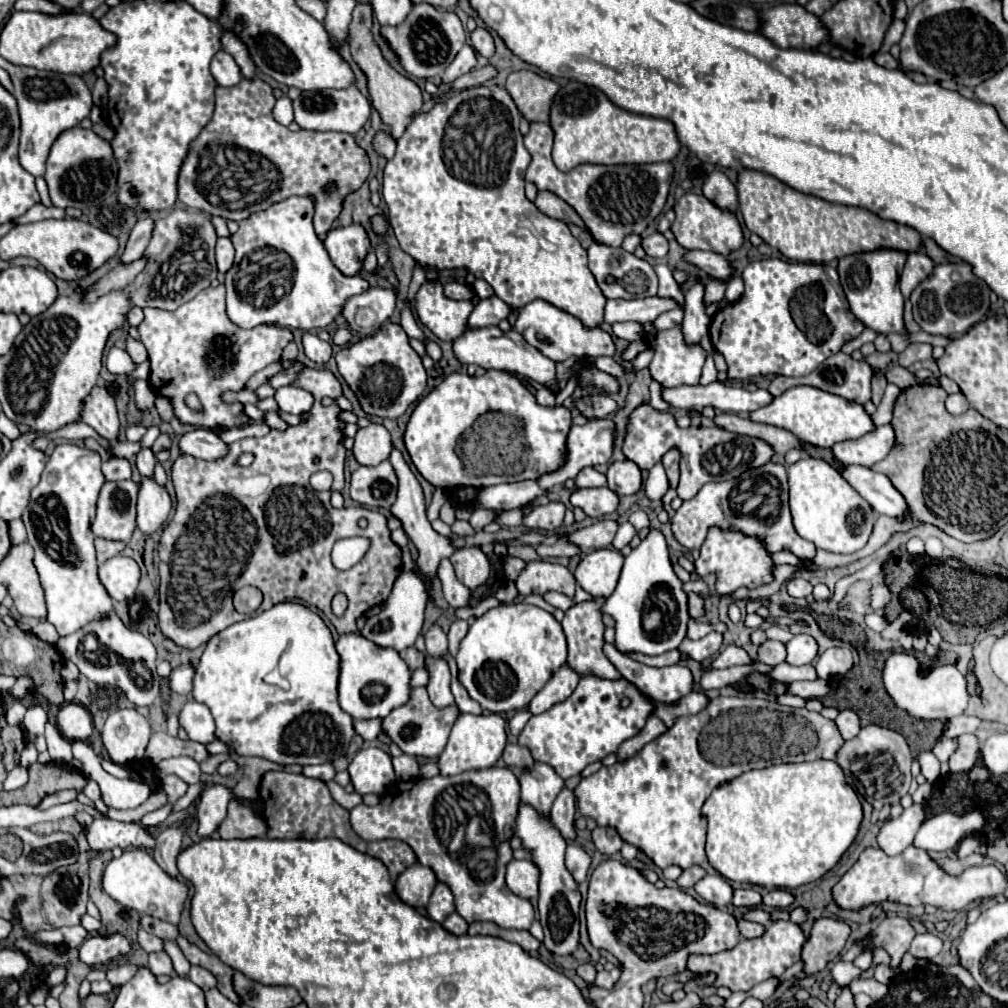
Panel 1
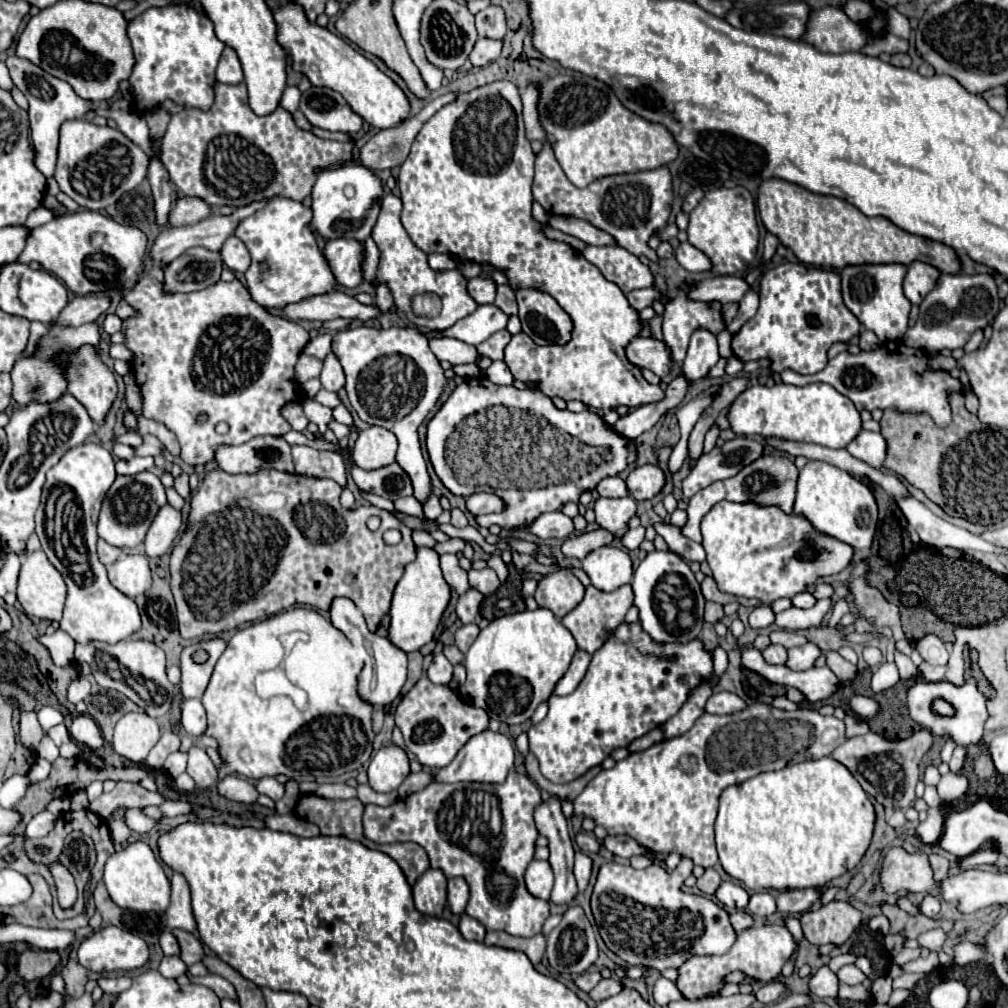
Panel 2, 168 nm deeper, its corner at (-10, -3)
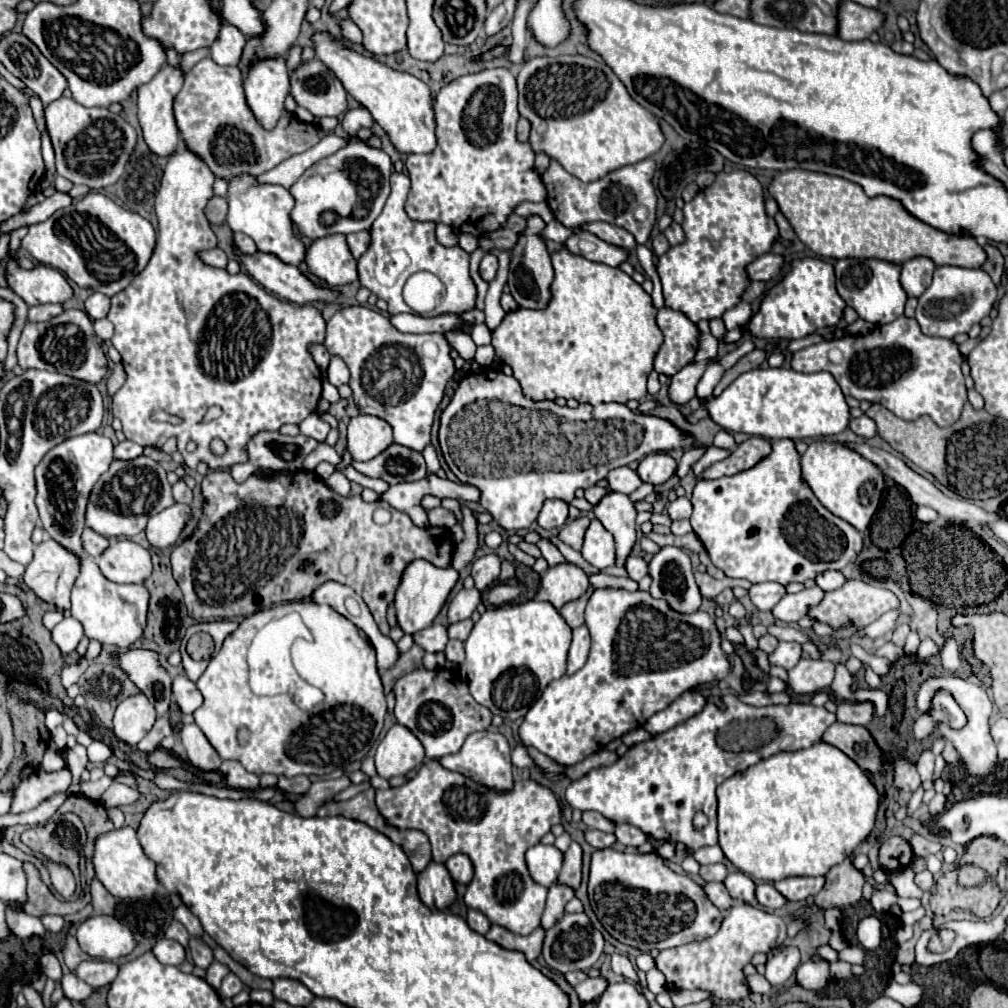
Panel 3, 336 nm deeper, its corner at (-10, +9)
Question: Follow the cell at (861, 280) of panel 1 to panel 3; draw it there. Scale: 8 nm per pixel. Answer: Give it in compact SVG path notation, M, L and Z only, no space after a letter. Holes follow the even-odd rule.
M845 258L835 262L835 276L837 276L837 292L839 296L851 306L859 318L871 324L887 324L893 322L903 314L907 294L899 282L901 266L883 262L883 260L855 260Z

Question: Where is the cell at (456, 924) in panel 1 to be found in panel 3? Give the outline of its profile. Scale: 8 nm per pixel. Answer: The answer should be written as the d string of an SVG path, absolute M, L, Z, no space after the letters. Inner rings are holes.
M469 910L469 914L467 914L467 924L469 924L469 928L475 930L477 934L487 934L487 930L489 930L489 926L491 926L491 922L489 922L481 912L477 912L477 910Z

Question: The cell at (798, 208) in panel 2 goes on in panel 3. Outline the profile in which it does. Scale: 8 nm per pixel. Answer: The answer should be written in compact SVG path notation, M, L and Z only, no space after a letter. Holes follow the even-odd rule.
M801 168L785 170L773 178L769 194L777 200L779 210L787 216L801 242L823 258L877 258L903 264L915 256L925 256L937 266L951 264L961 268L981 268L987 260L983 246L973 236L941 232L909 214L899 200L889 196L869 198L859 184L839 176Z

